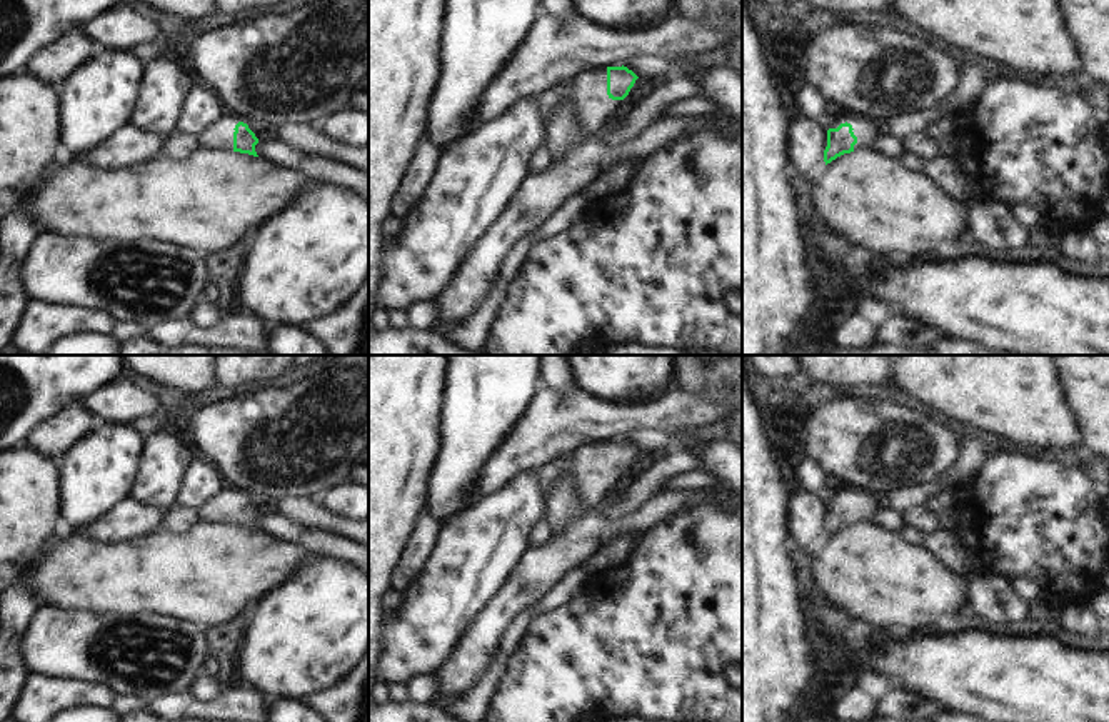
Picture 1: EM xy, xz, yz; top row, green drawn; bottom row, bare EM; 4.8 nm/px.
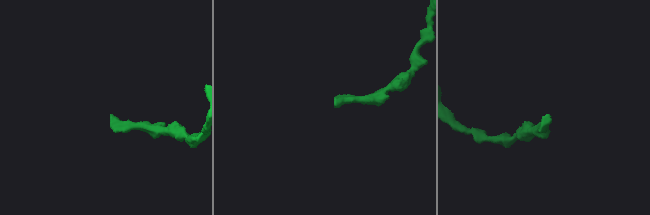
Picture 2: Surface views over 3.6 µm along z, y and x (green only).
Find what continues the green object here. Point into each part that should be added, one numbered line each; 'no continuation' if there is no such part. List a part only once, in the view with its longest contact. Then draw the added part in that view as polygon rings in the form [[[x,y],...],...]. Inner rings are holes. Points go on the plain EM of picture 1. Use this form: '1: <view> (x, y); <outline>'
1: xz (594, 481); [[[607,440],[574,450],[575,492],[580,505],[594,510],[605,494],[624,477],[607,469]]]

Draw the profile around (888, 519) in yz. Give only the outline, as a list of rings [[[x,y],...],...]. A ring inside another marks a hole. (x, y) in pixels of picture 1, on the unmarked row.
[[[887,505],[879,507],[879,510],[874,514],[869,524],[896,534],[899,534],[901,529],[906,525],[904,515],[901,515]]]

